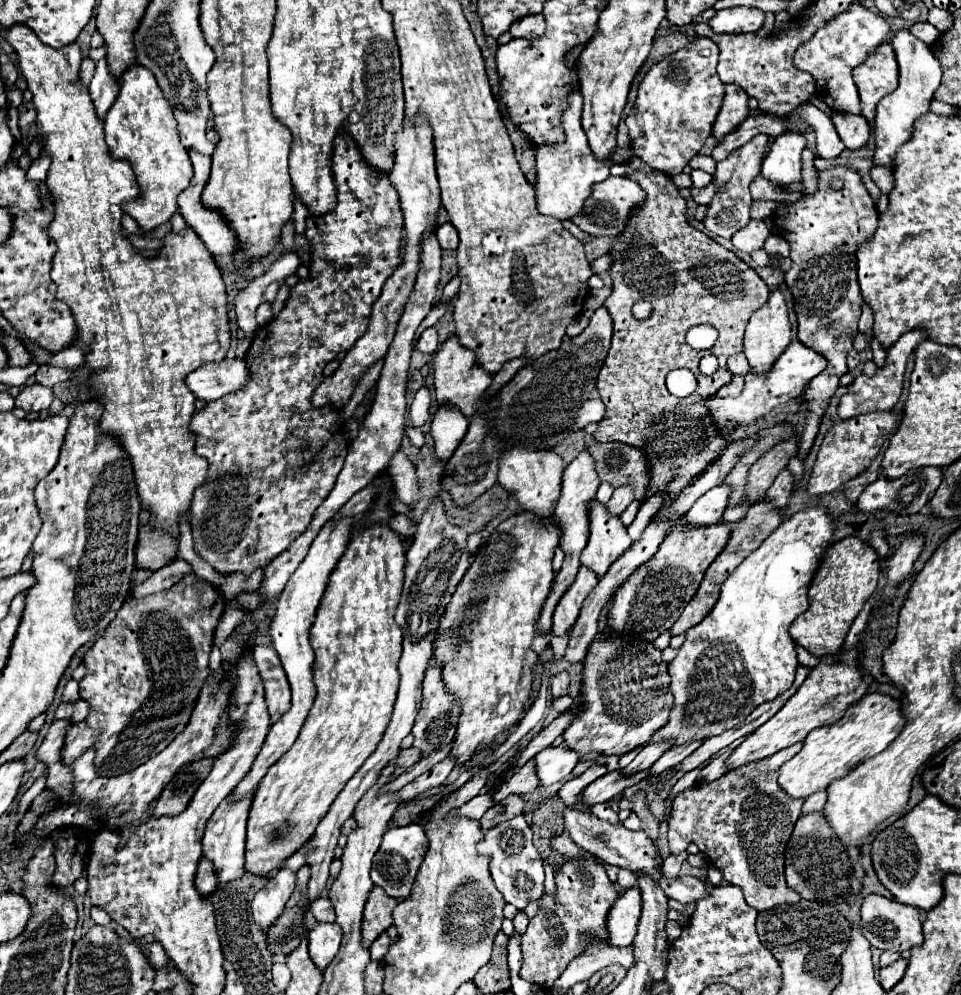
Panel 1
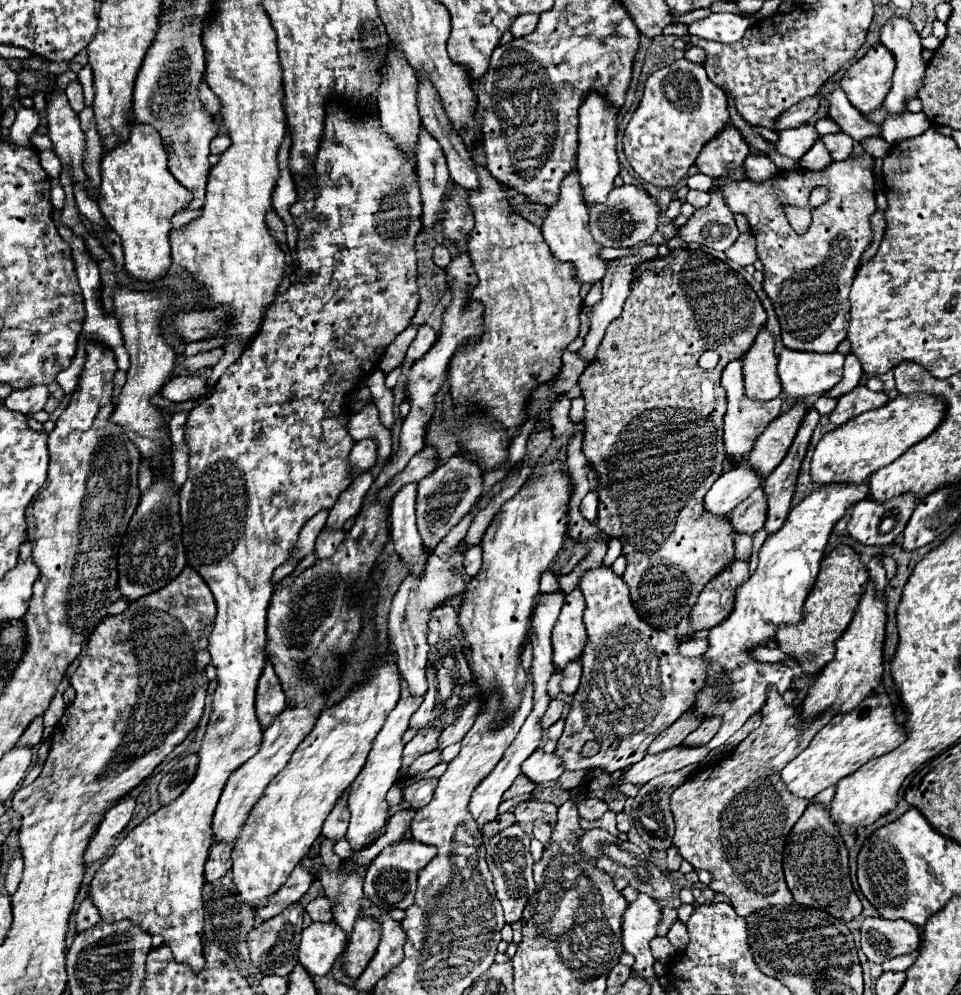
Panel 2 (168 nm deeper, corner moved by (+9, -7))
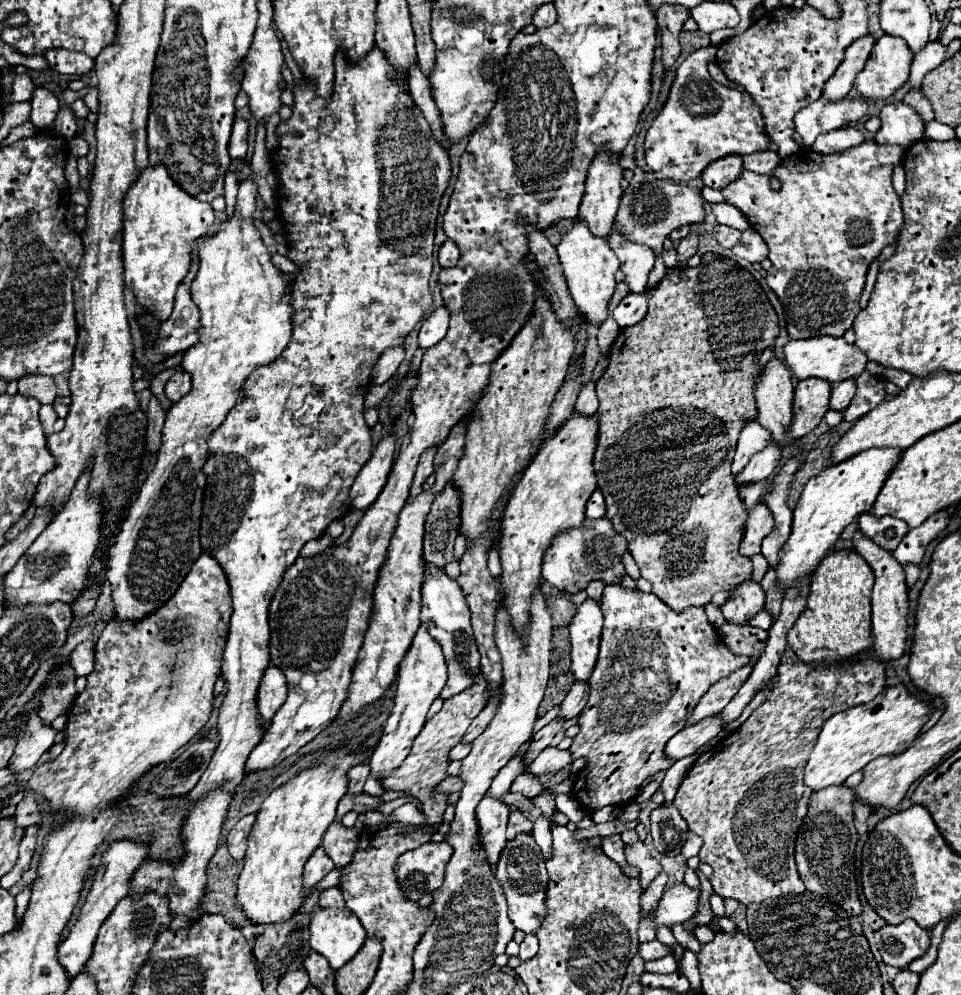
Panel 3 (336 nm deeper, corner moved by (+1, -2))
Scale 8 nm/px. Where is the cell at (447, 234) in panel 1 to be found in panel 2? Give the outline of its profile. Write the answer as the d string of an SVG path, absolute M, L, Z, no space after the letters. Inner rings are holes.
M436 245L436 247L434 247L434 263L436 263L438 267L446 267L450 261L452 261L452 257L450 257L446 245Z

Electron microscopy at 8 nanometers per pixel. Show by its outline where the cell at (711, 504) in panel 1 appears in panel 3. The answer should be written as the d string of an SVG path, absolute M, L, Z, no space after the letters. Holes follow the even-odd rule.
M776 442L768 444L768 448L760 450L756 456L752 456L752 460L746 464L746 468L742 470L740 474L740 480L742 482L760 482L760 480L766 480L774 470L776 466L780 464L780 458L782 458L782 450Z

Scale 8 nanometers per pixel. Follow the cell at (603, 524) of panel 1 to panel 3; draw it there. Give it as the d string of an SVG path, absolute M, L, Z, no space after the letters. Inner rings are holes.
M608 586L604 588L600 608L604 614L600 654L590 678L588 704L578 716L578 726L582 730L570 746L572 758L586 758L586 766L574 784L574 798L592 812L604 806L624 806L632 802L648 776L668 770L674 760L664 754L666 742L686 726L688 716L692 716L692 710L712 684L730 676L750 660L726 648L700 606L688 606L684 612L674 612L654 594Z

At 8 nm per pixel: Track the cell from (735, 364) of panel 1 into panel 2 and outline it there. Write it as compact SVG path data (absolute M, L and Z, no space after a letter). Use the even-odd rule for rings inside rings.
M730 361L726 367L724 367L724 375L722 375L722 387L726 389L726 395L728 395L728 411L724 415L724 447L726 447L726 453L728 457L732 457L734 463L742 463L756 437L766 429L766 425L776 417L780 415L780 407L782 407L782 399L772 399L770 401L770 407L762 407L766 403L762 401L752 401L744 395L744 381L742 381L742 363L740 361Z

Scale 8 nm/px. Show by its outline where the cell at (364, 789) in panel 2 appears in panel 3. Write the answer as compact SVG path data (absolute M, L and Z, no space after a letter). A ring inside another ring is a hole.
M420 624L418 632L412 640L412 646L408 650L408 656L404 658L400 672L398 672L394 708L386 720L382 738L370 758L372 776L376 776L376 778L386 776L400 764L400 760L404 760L408 756L414 738L420 734L420 730L426 722L428 710L430 710L432 702L438 698L444 684L446 684L446 662L440 652L440 644L436 644L436 640L428 634L428 628L424 628L424 624Z

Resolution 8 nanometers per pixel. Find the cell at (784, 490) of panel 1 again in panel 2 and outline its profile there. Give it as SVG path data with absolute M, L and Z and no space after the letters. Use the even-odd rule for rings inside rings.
M756 489L746 501L742 501L738 507L734 507L732 515L730 515L730 523L734 527L734 531L742 531L742 533L754 533L760 527L764 527L766 523L766 515L768 515L768 499L764 497L764 489Z

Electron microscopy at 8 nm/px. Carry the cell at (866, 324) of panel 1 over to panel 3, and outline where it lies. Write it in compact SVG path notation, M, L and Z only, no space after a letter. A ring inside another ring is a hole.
M848 380L848 382L840 382L832 388L832 400L830 400L830 410L836 410L836 412L844 412L854 396L854 390L856 390L856 382L854 380Z

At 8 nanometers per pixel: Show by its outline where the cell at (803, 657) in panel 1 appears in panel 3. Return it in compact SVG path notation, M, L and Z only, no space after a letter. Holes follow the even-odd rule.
M728 622L720 628L720 636L734 654L744 654L754 658L762 654L768 632L754 626L734 626Z

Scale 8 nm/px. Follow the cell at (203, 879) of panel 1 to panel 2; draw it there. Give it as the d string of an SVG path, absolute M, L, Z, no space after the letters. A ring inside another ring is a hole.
M220 843L212 845L206 865L204 865L204 881L206 883L214 883L232 867L230 853L232 853L232 847L228 847L228 845L220 845Z

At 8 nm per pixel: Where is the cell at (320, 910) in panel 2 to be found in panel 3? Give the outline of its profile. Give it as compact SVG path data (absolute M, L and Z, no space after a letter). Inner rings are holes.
M338 886L328 888L324 892L320 892L320 906L322 908L344 908L344 898Z

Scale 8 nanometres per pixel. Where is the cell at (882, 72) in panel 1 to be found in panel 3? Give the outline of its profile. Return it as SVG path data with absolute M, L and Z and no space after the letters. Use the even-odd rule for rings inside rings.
M884 34L872 48L866 68L856 78L856 88L868 100L890 98L910 74L914 60L912 50L904 40Z

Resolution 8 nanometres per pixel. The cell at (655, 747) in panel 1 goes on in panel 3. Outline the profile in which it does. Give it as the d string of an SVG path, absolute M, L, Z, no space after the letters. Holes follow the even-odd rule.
M750 660L746 666L740 666L736 672L732 672L730 676L718 680L706 694L704 698L698 702L698 706L692 712L692 718L688 720L688 724L696 724L698 720L718 714L730 700L732 696L740 690L740 686L744 684L744 680L748 680L750 672L754 668L754 662Z

